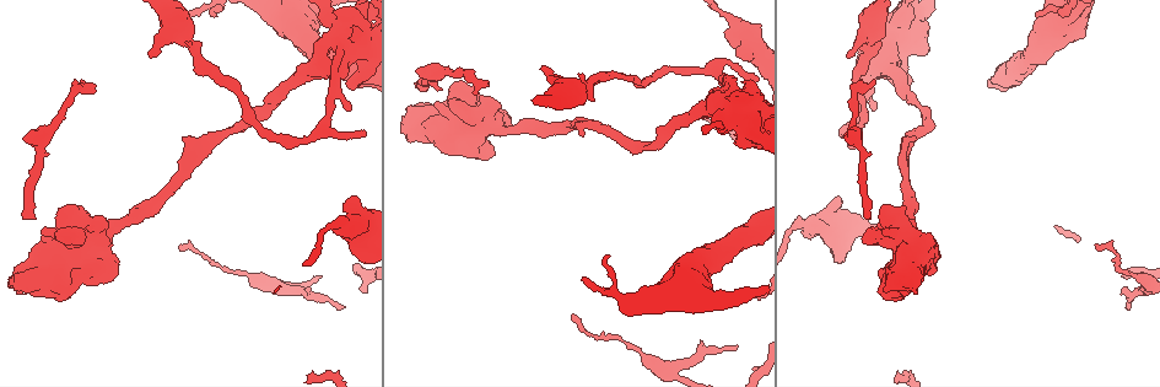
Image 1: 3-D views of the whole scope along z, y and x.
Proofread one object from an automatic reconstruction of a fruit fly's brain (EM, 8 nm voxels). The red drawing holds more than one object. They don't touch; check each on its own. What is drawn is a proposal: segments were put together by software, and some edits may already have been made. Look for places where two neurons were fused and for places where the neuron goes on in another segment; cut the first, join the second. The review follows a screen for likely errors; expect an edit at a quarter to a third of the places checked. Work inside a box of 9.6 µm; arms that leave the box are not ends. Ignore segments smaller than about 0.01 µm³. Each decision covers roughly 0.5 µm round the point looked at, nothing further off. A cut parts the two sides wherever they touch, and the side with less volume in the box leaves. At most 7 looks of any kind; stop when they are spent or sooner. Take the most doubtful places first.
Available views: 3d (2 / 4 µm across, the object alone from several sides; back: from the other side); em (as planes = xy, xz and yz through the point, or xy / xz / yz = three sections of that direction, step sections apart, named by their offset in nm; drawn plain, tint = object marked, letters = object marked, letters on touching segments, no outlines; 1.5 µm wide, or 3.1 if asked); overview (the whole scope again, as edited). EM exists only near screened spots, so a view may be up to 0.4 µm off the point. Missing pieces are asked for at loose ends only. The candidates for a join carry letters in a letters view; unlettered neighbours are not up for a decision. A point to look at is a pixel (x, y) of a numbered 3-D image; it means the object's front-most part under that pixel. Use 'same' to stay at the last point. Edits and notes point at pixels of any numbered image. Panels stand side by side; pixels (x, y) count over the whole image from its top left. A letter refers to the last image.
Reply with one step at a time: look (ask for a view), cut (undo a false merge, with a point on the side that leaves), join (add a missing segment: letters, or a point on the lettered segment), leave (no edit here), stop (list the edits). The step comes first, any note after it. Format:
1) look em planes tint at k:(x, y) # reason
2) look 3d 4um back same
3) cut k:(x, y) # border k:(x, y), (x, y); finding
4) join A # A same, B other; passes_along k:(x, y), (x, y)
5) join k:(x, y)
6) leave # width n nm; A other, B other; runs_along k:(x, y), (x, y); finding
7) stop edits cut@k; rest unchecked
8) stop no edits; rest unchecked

look em xz step 4 letters at 1:(736, 347) # free end

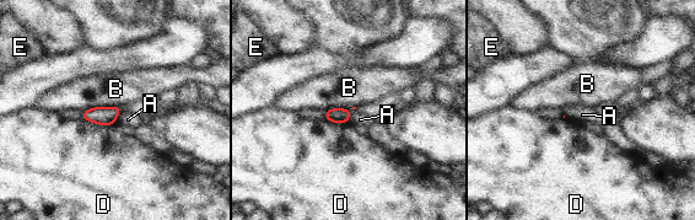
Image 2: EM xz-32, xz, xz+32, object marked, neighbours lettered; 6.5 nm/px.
look em planes letters same

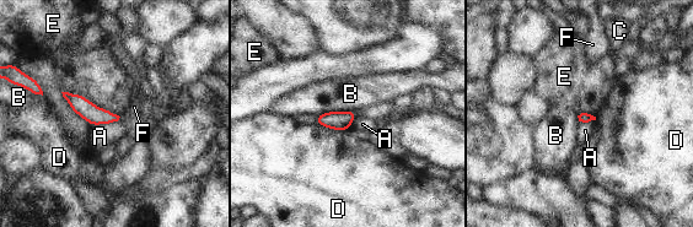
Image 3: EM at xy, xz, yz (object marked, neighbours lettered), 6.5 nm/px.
leave # A other, B other, C other, D other, E other, F other; border 3:(121, 117), (112, 123), (90, 125); none of them fits

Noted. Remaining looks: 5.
look em 3.1um xy step 8 tint at 1:(804, 229) # abrupt turn

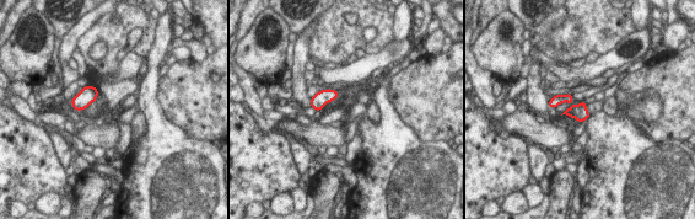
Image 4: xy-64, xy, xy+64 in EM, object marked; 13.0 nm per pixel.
look em 3.1um planes tint same

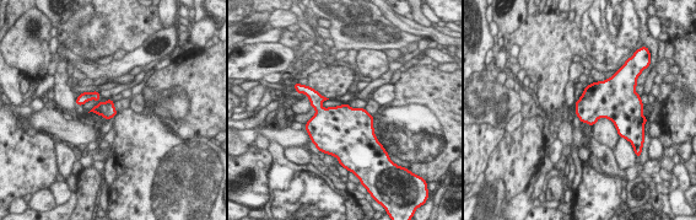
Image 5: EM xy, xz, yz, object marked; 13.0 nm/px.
look em 3.1um planes letters same # what lies round it

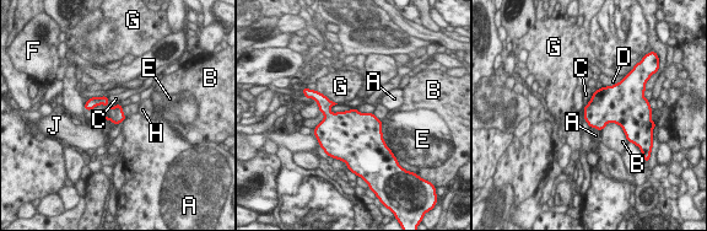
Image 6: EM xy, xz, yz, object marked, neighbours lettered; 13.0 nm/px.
leave # A other, B other, C other, D other, E other, F other, G other, H other, J other; border 6:(589, 125), (600, 130); all the same neuron

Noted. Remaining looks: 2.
look 3d 4um back at 1:(916, 292) # thick end

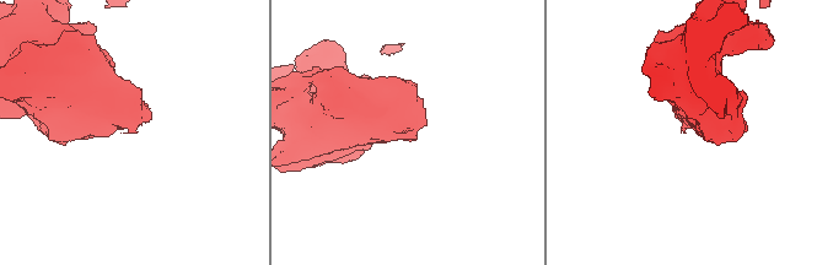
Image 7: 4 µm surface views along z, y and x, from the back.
look em xy step 4 letters at 7:(685, 133) # now the EM

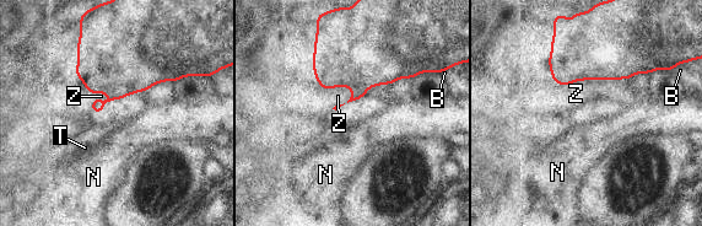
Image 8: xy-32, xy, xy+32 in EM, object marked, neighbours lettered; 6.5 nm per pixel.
leave # B other, N other, T other, Z other; border 8:(627, 79), (577, 80), (559, 86); no lettered segment goes on from it

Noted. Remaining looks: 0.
stop no edits; rest unchecked

